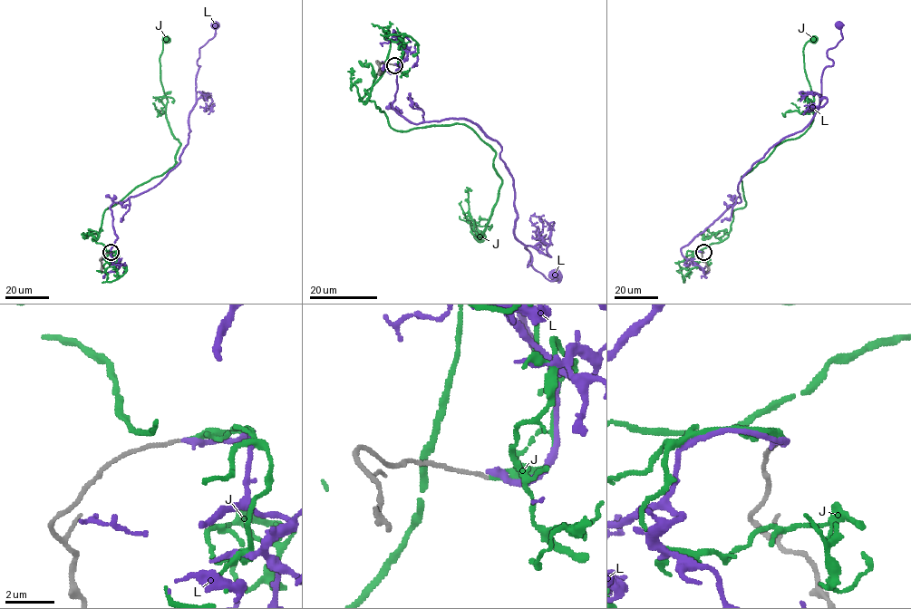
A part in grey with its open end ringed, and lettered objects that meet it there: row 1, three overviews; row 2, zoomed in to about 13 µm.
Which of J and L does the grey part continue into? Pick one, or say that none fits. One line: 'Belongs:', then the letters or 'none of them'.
Belongs: J

